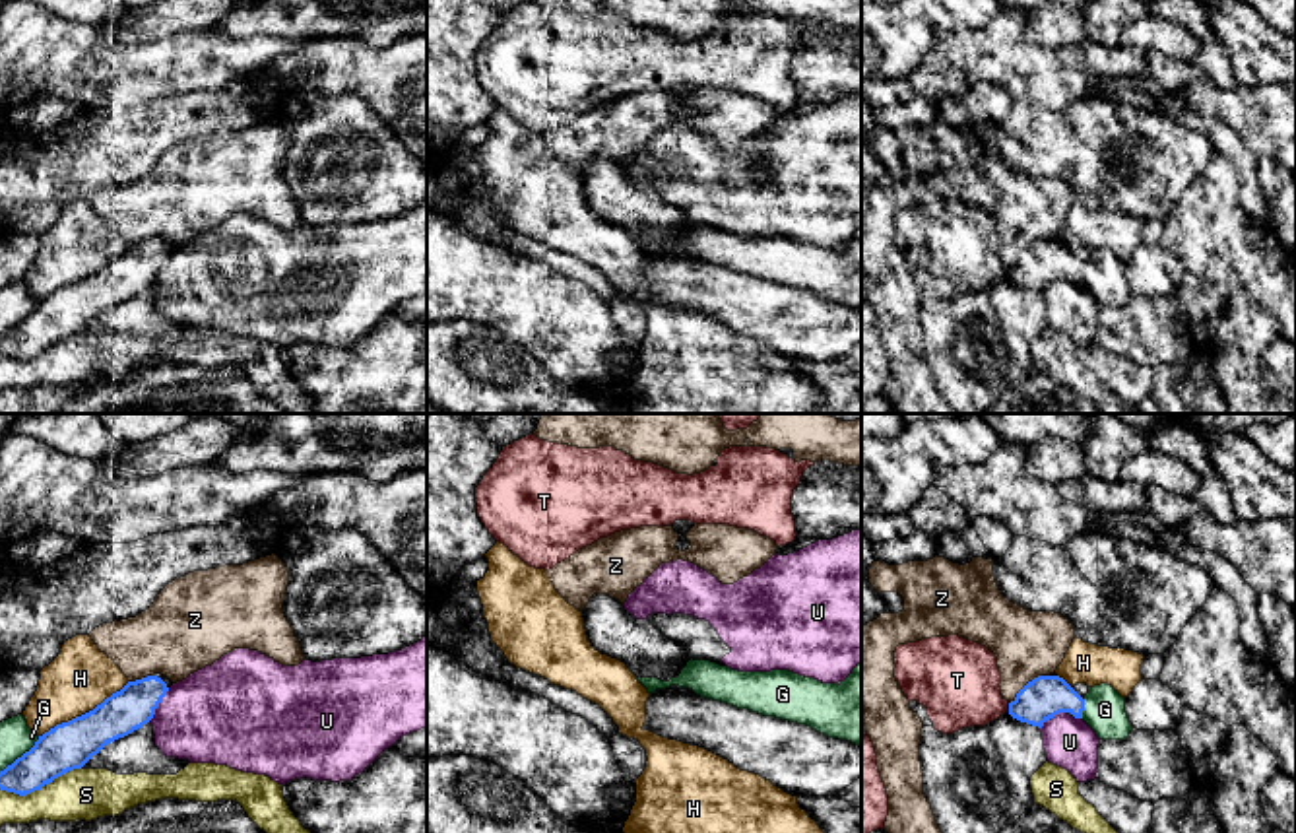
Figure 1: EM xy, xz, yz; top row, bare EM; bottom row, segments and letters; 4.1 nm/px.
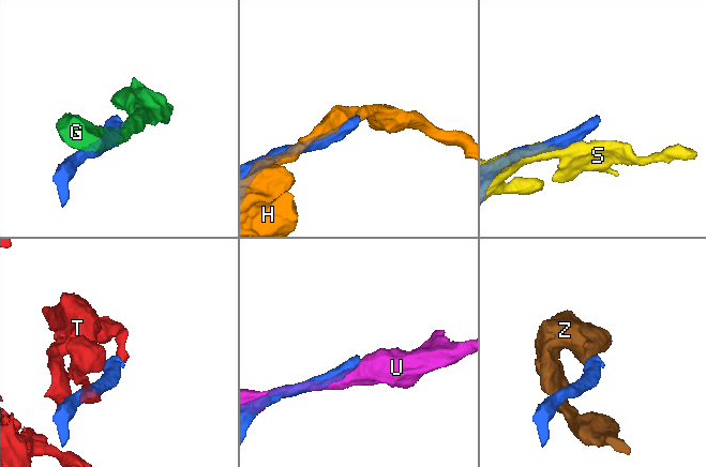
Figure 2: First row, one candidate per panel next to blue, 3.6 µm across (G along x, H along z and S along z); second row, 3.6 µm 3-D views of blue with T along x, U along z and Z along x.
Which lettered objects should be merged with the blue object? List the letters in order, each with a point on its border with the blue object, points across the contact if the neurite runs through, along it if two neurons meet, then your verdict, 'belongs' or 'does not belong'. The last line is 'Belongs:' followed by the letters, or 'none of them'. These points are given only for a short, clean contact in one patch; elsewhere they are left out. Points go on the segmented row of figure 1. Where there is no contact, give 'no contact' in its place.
G: yz (1083, 709) | does not belong
H: xy (86, 713) | does not belong
S: xy (39, 789) | does not belong
T: yz (1009, 707) | does not belong
U: xy (158, 705) | does not belong
Z: yz (1027, 684) | along yz (1048, 674), (1035, 676), (1009, 703) | does not belong
Belongs: none of them

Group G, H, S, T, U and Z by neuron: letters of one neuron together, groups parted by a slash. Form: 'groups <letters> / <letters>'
groups G / H / S / T / U / Z

